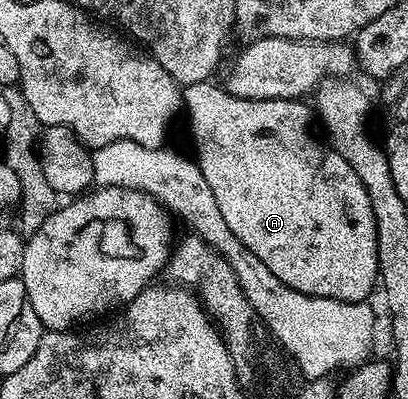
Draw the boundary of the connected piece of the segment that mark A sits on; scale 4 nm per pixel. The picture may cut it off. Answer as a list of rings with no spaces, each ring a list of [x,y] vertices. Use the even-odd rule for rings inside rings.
[[[201,80],[195,84],[188,84],[182,88],[182,102],[184,105],[184,116],[190,119],[190,132],[194,135],[194,152],[198,169],[204,174],[204,182],[208,182],[213,196],[216,197],[216,206],[220,206],[220,214],[224,214],[224,222],[228,222],[228,230],[240,238],[280,282],[287,284],[292,290],[296,290],[305,296],[319,296],[320,298],[333,298],[353,304],[365,301],[366,295],[379,283],[378,275],[378,243],[376,242],[376,218],[372,214],[372,202],[368,198],[368,190],[364,190],[364,182],[344,162],[342,155],[331,148],[329,143],[320,141],[314,137],[310,129],[312,124],[312,112],[309,107],[302,105],[301,99],[296,100],[245,100],[236,98],[226,91],[225,87],[214,85],[210,80]]]

